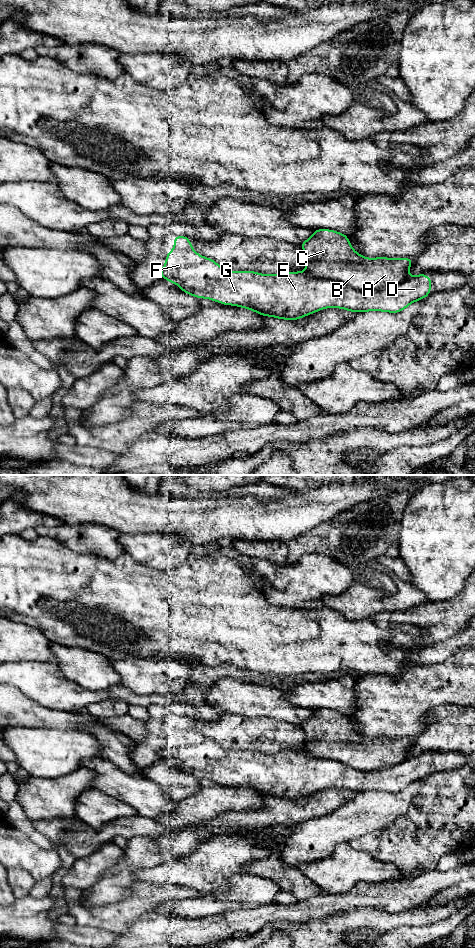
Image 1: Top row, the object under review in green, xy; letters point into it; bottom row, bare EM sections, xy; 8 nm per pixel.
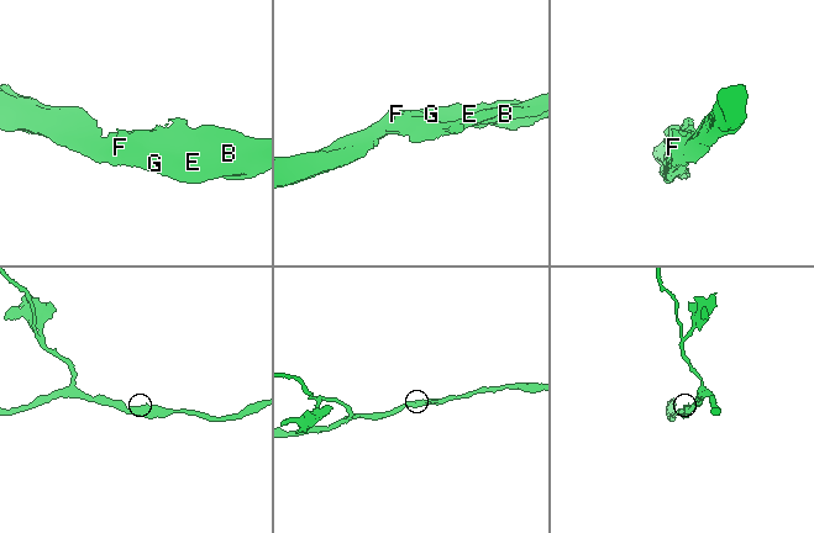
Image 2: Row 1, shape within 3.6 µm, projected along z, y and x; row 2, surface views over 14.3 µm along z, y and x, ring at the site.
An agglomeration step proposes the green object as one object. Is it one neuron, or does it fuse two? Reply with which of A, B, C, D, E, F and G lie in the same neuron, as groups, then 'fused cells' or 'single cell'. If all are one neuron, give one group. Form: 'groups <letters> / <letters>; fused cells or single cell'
groups A B C / D E F G; fused cells

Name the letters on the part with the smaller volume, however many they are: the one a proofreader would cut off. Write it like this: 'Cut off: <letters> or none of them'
Cut off: A, B, C

